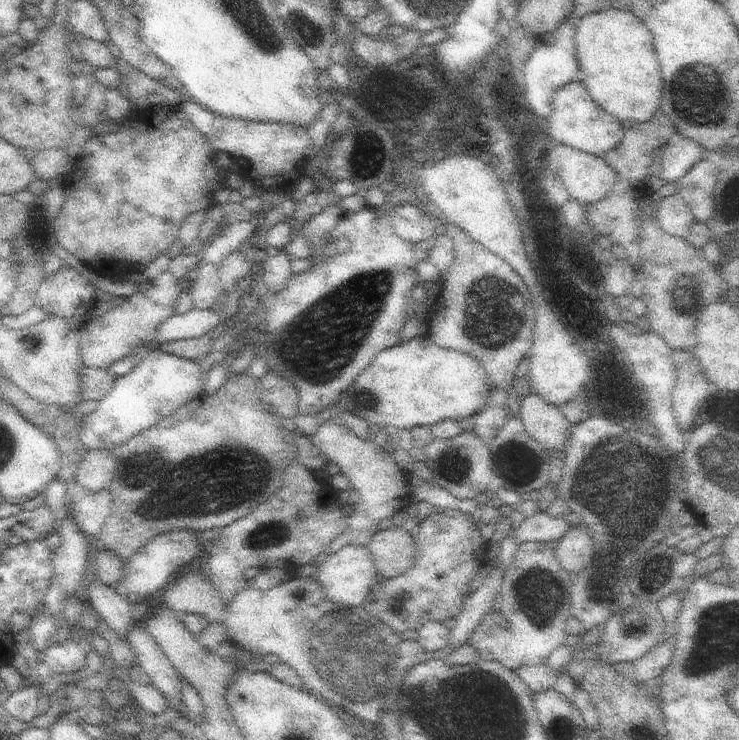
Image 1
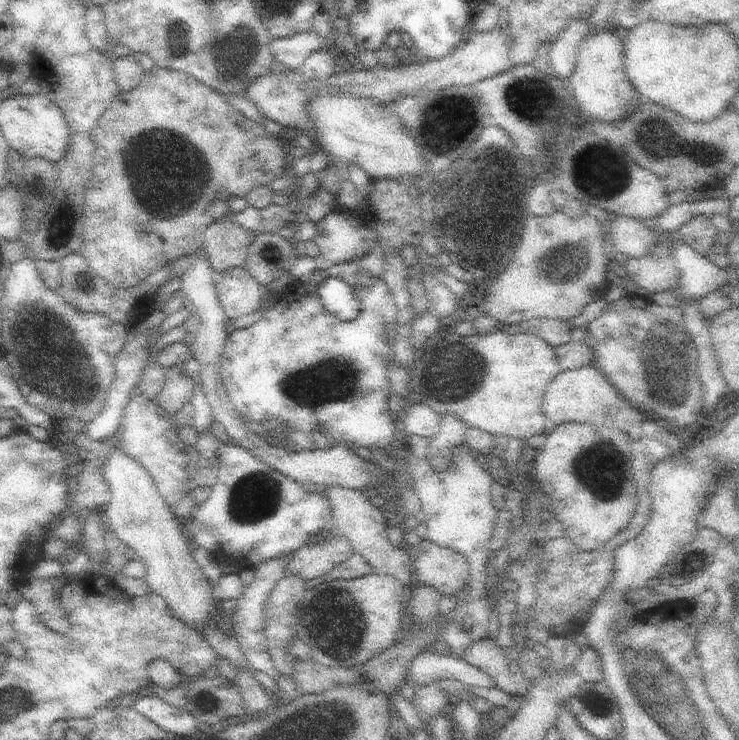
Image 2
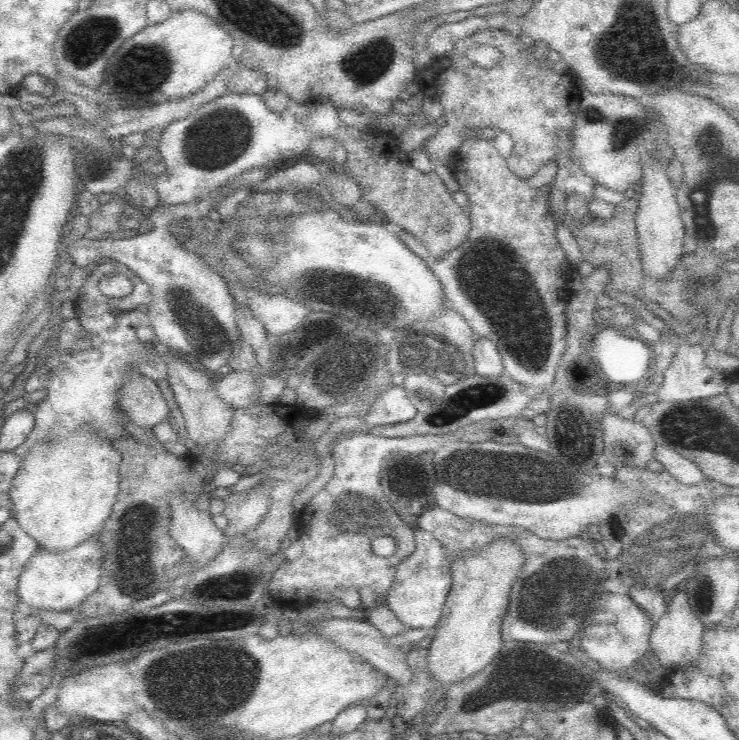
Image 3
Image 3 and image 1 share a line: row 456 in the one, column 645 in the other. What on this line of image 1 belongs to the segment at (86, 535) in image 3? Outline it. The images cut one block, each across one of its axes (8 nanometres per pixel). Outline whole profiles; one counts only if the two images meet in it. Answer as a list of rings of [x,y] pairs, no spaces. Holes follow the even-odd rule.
[[[609,8],[579,20],[575,34],[577,58],[587,92],[609,114],[621,122],[649,122],[659,114],[663,80],[649,28],[633,12]]]

